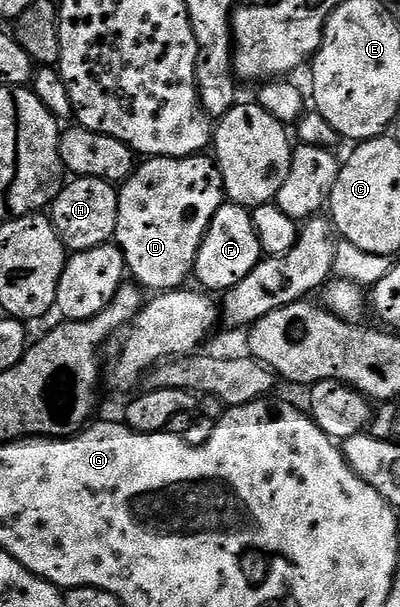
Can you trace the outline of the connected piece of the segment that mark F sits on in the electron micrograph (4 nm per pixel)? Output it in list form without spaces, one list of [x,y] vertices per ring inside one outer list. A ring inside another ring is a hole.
[[[226,201],[219,207],[207,227],[206,237],[195,259],[193,276],[203,290],[210,293],[225,293],[238,285],[263,258],[261,243],[254,229],[251,212],[236,203]]]

